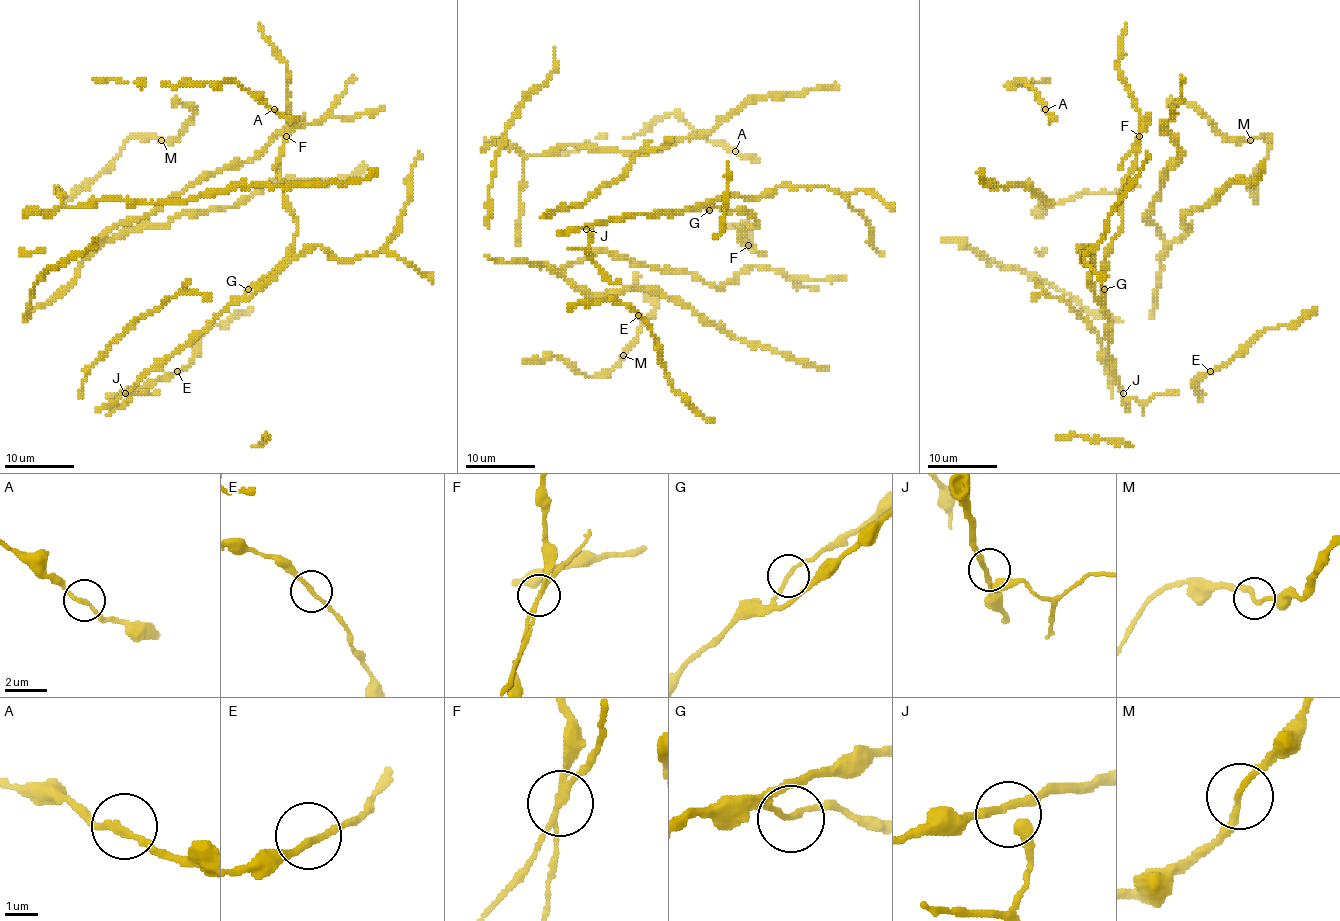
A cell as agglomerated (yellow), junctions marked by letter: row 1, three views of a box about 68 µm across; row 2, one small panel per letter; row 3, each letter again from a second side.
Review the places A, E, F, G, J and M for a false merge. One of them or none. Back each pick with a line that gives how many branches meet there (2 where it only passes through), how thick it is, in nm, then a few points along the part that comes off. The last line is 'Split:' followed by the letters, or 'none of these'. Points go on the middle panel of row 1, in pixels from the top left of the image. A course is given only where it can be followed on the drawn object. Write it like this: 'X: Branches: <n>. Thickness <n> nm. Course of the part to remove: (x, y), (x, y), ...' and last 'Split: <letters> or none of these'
F: Branches: 3. Thickness 160 nm. Course of the part to remove: (747, 244), (735, 223)
Split: F

